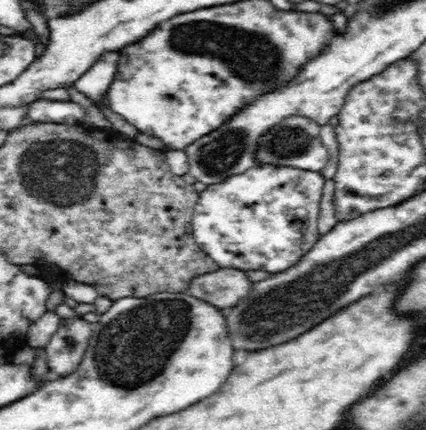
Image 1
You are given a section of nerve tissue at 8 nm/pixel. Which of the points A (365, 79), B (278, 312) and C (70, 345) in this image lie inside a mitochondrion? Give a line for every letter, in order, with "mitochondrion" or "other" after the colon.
A: other
B: mitochondrion
C: mitochondrion

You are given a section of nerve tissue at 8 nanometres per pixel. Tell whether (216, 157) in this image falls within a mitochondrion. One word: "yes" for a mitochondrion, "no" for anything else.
yes

